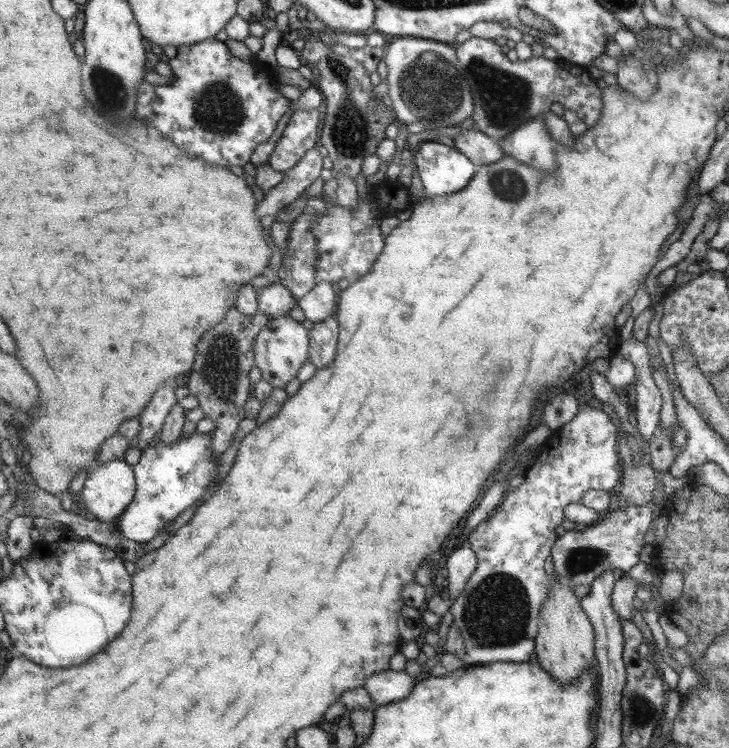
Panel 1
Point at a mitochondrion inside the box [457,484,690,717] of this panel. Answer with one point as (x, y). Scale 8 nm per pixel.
(496, 614)

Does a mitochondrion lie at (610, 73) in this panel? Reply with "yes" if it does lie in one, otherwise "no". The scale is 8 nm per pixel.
no

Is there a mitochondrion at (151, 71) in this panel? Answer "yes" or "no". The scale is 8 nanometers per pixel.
no

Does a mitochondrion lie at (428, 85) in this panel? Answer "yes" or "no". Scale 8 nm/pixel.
yes

